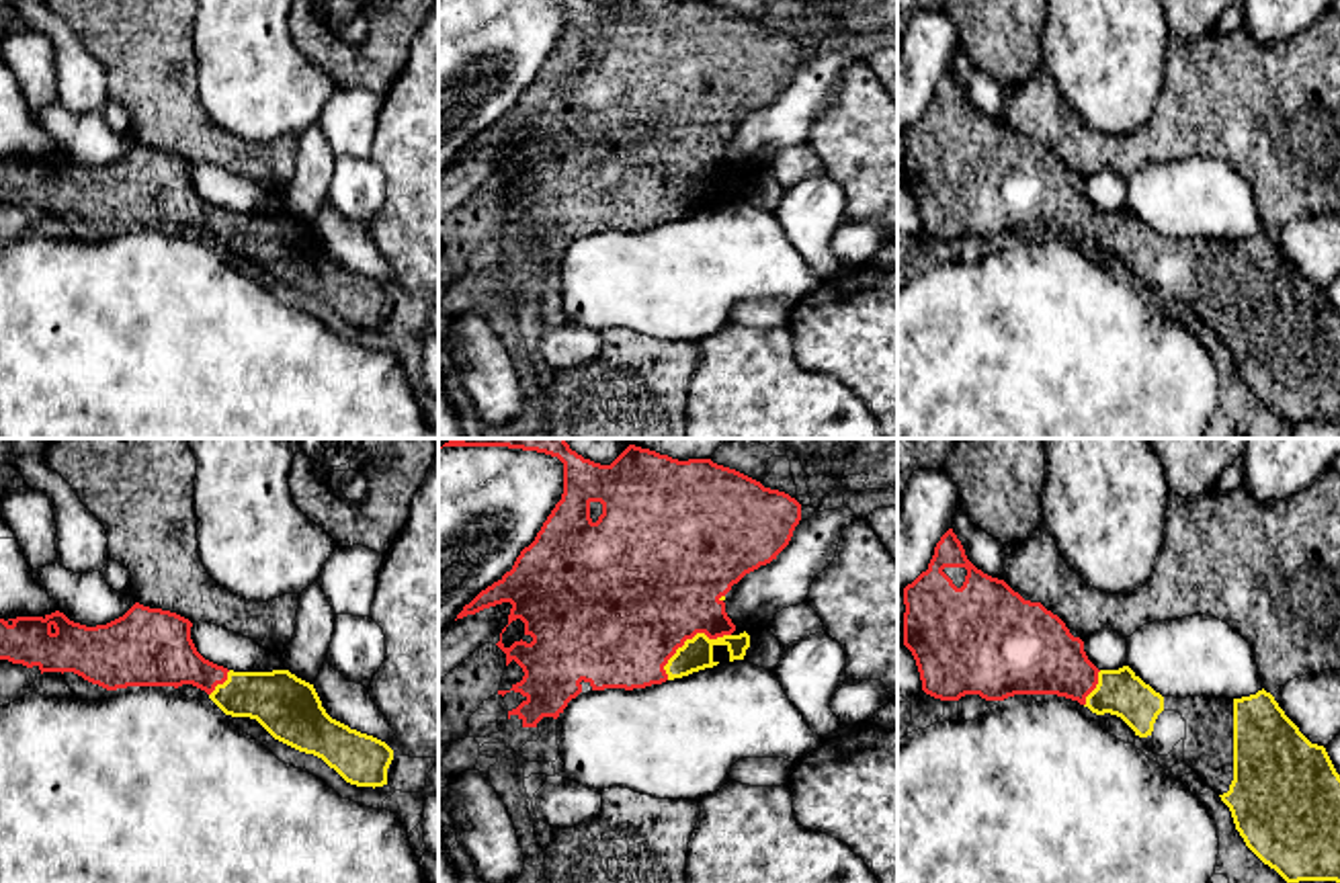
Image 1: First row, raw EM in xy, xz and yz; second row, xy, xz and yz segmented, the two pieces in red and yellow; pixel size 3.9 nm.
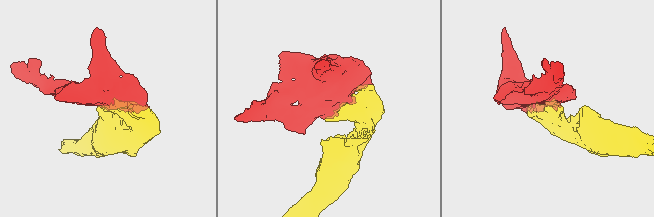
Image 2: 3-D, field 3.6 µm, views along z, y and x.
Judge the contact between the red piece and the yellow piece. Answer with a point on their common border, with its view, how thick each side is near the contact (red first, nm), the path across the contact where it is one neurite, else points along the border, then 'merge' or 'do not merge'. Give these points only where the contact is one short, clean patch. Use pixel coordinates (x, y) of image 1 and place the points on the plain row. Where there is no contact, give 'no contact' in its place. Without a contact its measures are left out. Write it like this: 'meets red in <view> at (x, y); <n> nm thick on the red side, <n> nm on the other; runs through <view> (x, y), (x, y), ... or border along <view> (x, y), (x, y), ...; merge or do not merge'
meets red in xz at (689, 179); 500 nm thick on the red side, 130 nm on the other; merge

